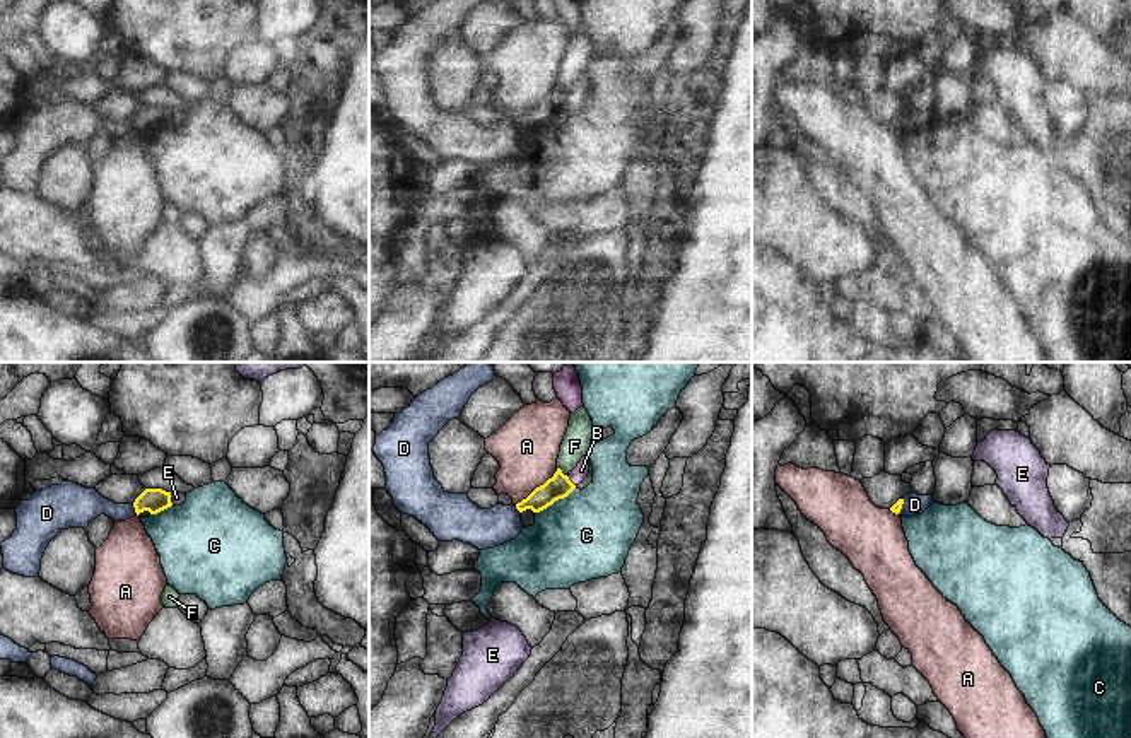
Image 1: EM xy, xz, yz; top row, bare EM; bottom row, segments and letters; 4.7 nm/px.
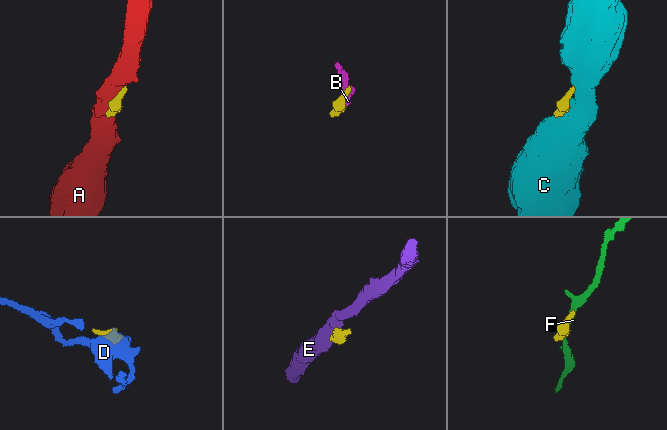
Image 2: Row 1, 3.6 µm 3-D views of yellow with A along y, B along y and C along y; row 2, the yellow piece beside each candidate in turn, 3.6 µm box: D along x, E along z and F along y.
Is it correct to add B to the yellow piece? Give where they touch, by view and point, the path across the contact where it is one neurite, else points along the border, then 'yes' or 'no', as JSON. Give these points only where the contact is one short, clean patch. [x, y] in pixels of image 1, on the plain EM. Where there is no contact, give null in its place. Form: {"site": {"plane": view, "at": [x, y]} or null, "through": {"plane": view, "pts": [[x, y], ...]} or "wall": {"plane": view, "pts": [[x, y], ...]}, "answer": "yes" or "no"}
{"site": {"plane": "xz", "at": [569, 98]}, "wall": {"plane": "xz", "pts": [[566, 93], [574, 103]]}, "answer": "no"}

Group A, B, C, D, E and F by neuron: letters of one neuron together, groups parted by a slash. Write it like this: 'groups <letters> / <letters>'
groups A / B E / C / D / F

